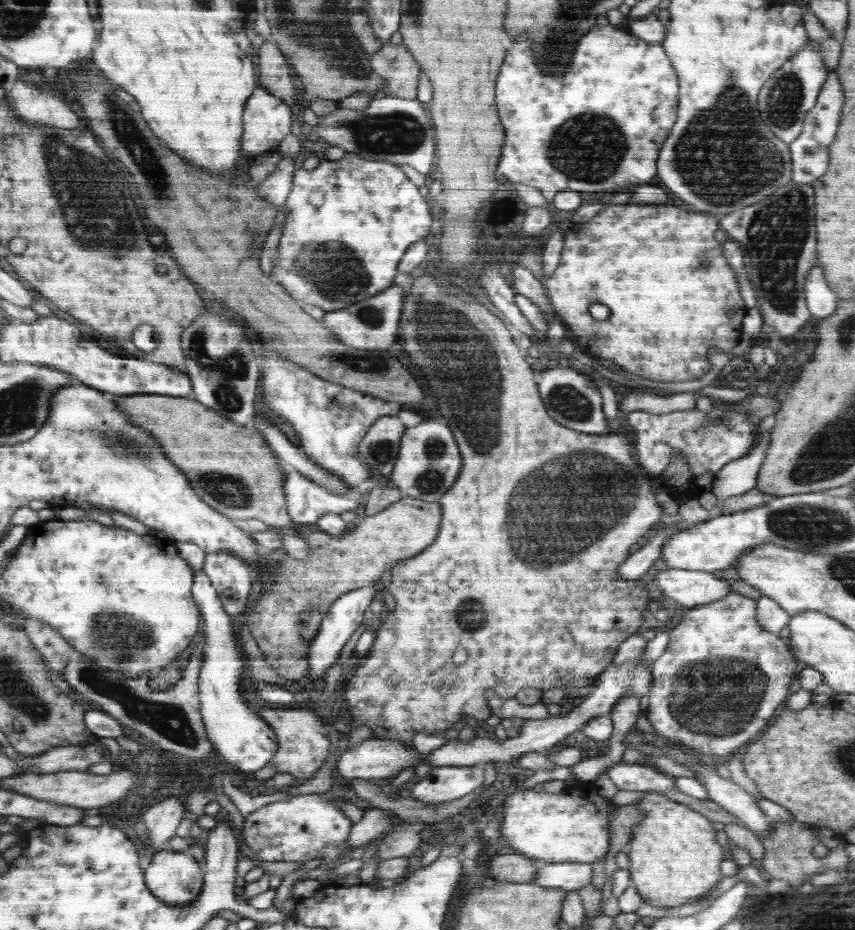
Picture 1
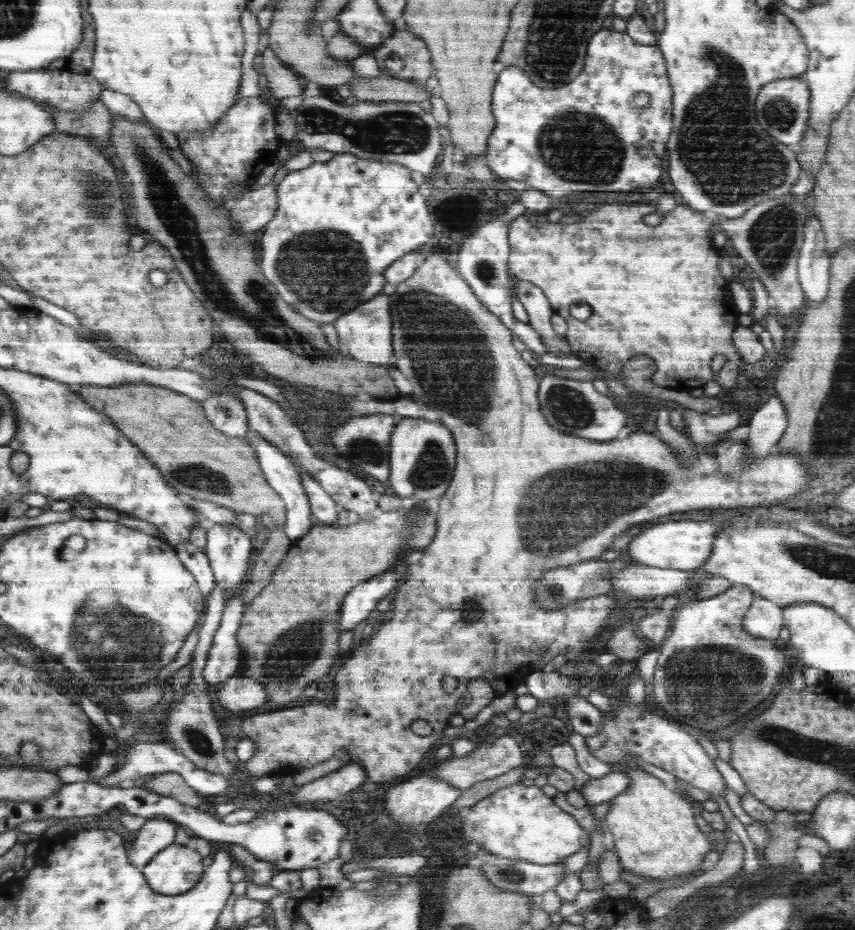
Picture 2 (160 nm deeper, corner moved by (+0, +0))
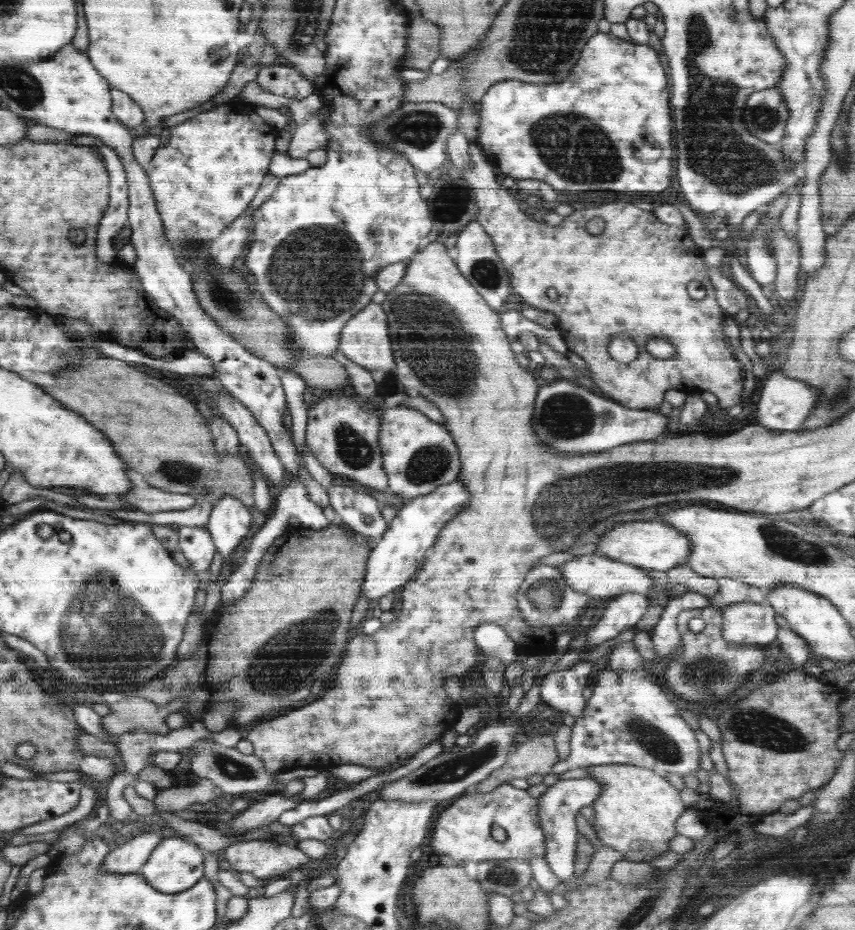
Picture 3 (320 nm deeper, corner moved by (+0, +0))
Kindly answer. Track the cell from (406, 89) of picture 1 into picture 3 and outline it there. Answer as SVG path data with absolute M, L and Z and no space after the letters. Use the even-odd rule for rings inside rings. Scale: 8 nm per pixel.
M424 17L411 19L409 49L403 57L402 68L428 71L440 56L440 28Z

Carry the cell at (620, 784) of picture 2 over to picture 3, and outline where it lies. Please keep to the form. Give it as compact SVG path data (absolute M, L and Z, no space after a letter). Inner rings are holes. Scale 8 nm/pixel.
M593 778L560 779L553 786L549 786L538 799L537 813L539 823L545 838L544 860L552 872L562 881L567 880L575 873L574 861L578 831L576 829L576 814L583 806L591 805L600 796L603 786Z

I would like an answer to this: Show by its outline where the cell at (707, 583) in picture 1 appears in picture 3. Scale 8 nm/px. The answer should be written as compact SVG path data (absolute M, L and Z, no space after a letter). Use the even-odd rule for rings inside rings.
M586 552L585 555L576 555L572 560L558 565L557 569L562 578L573 586L572 590L583 592L585 595L588 594L590 599L615 597L627 592L642 593L648 596L655 583L655 580L641 567L592 552Z

